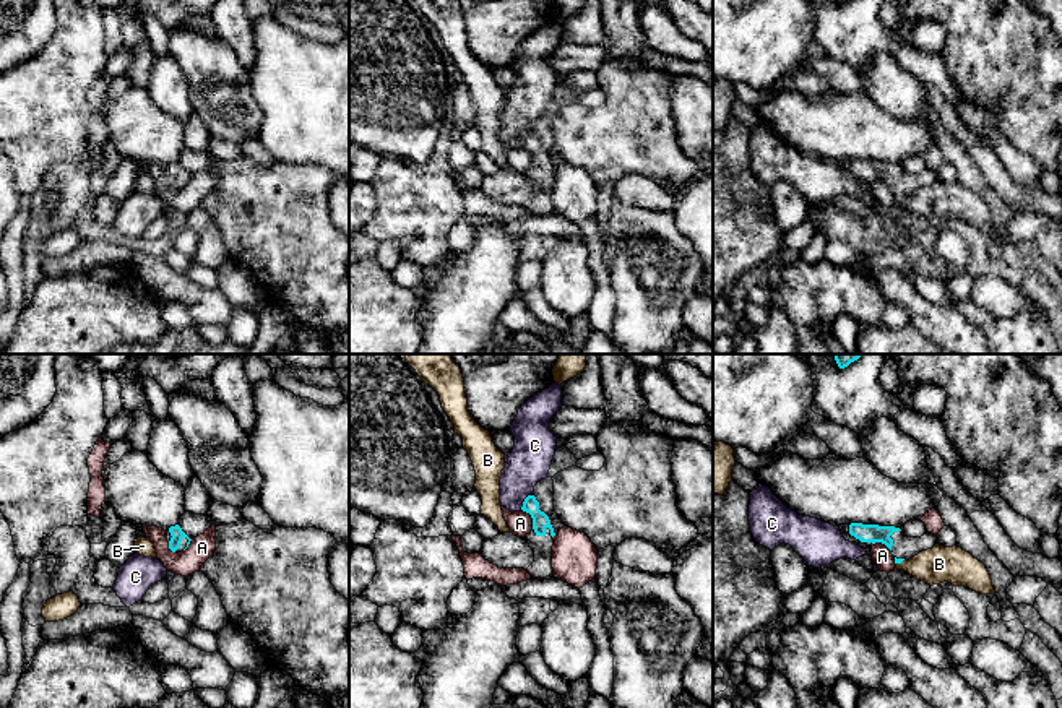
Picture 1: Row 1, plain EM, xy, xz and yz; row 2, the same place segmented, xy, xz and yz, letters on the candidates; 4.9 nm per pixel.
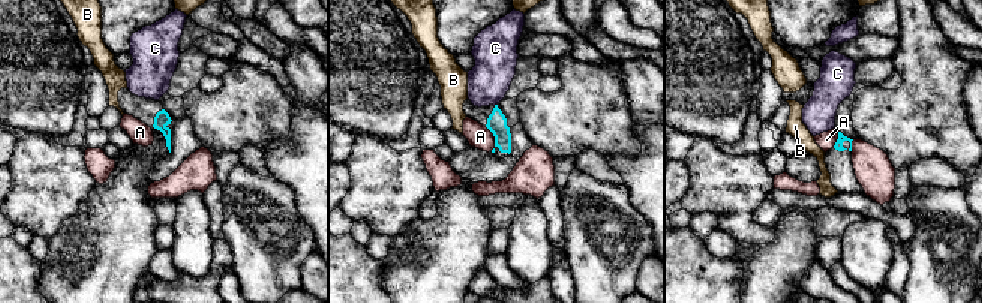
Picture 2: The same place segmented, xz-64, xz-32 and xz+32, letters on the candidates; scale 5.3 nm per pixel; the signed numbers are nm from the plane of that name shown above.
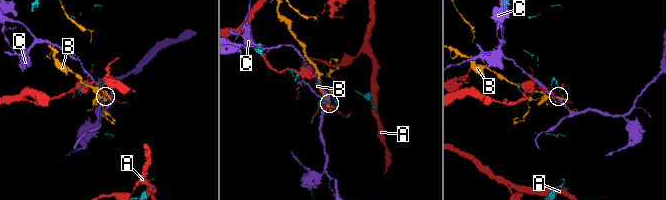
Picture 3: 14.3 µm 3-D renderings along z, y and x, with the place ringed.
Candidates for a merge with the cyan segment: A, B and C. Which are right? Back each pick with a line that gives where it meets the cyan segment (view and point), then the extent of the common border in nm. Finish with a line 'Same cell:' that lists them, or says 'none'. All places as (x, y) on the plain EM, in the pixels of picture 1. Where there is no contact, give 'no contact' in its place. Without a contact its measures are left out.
Same cell: none

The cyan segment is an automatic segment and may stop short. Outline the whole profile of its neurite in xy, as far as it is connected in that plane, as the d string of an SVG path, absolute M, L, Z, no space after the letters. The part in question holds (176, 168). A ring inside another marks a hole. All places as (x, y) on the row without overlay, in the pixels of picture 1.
M179 161L175 162L171 162L167 167L166 167L166 174L167 174L167 179L169 179L169 185L172 188L182 188L185 183L188 183L190 180L190 174L182 167L182 164Z

